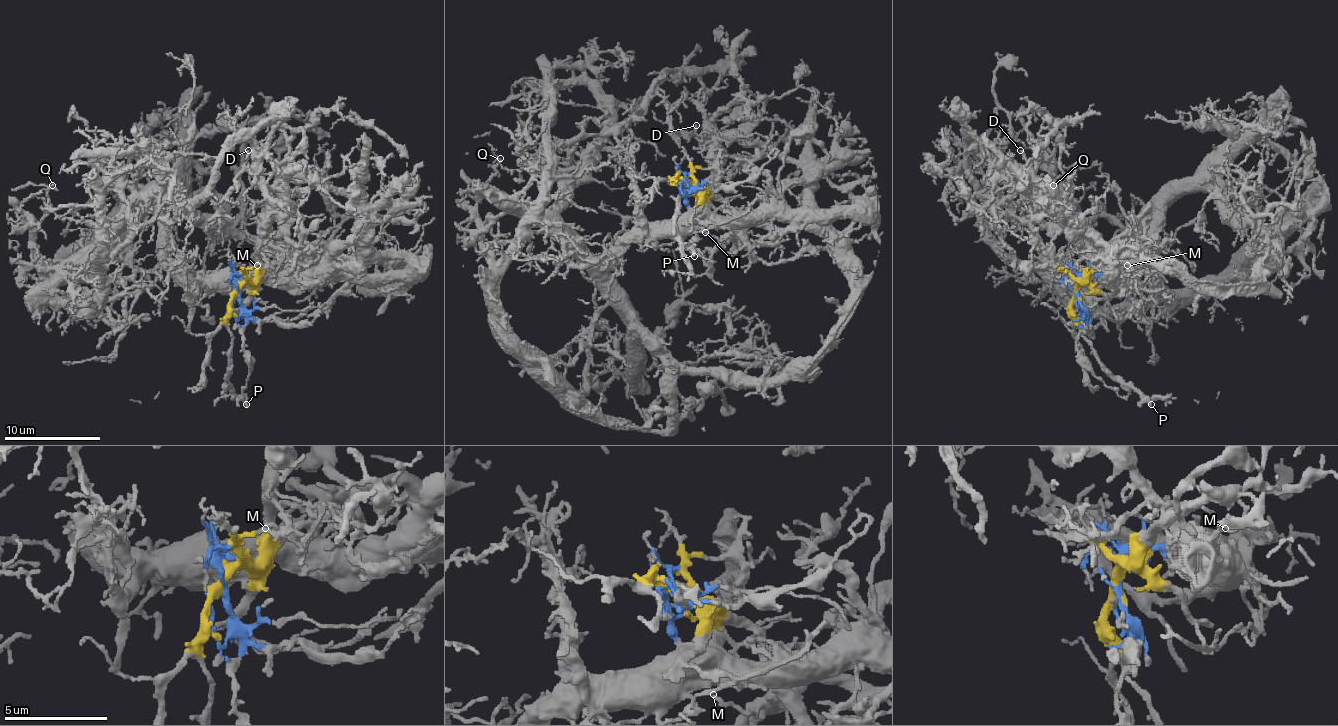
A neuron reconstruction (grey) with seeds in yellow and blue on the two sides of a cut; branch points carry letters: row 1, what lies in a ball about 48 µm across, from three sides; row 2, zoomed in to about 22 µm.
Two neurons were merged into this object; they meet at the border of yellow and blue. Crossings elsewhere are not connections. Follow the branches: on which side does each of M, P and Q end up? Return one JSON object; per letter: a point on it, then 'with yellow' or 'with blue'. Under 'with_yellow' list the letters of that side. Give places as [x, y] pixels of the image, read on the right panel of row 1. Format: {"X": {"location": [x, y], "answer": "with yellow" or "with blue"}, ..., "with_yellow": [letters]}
{"M": {"location": [1127, 265], "answer": "with yellow"}, "P": {"location": [1151, 404], "answer": "with yellow"}, "Q": {"location": [1053, 185], "answer": "with blue"}, "with_yellow": ["M", "P"]}

